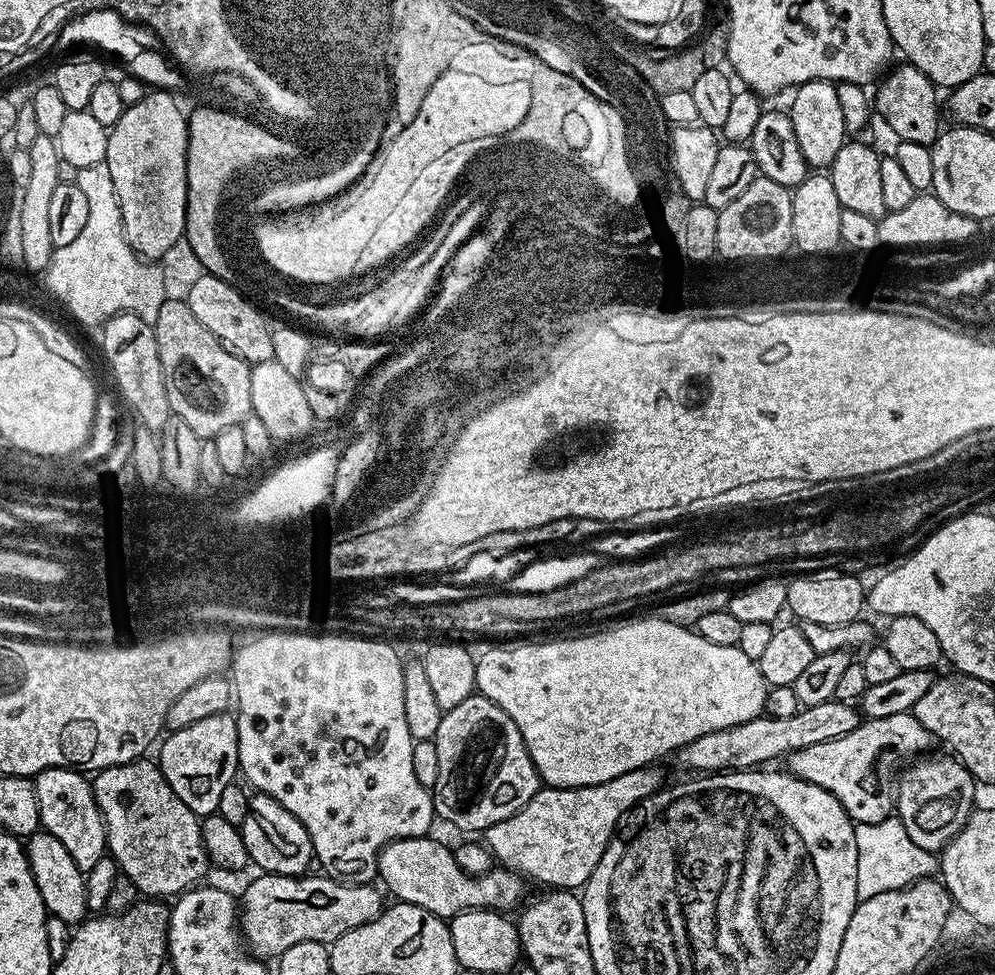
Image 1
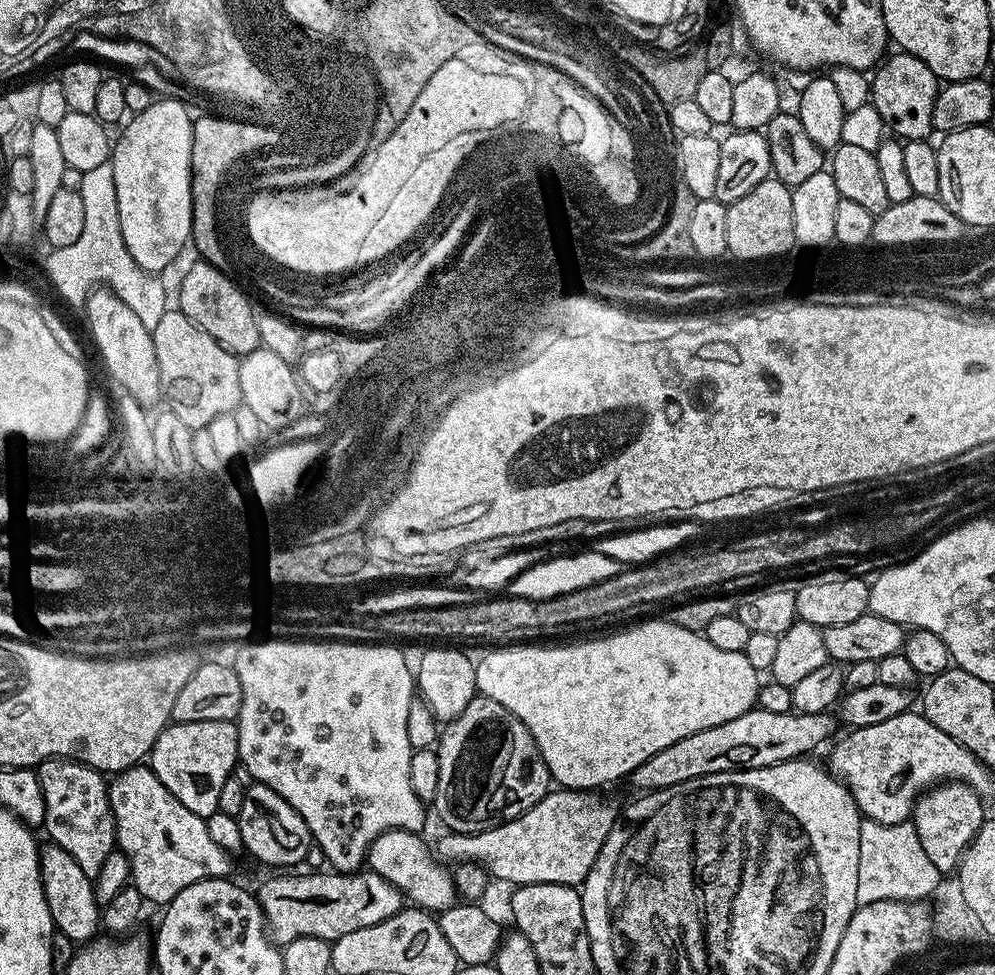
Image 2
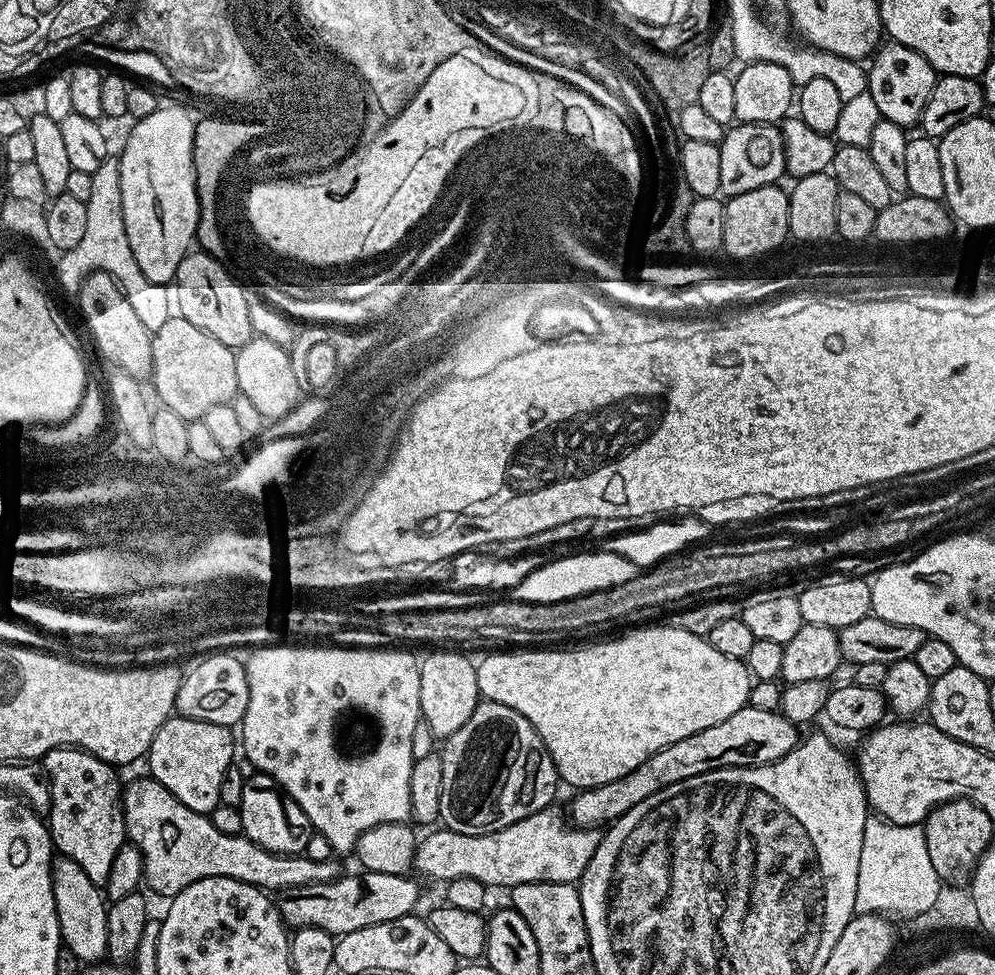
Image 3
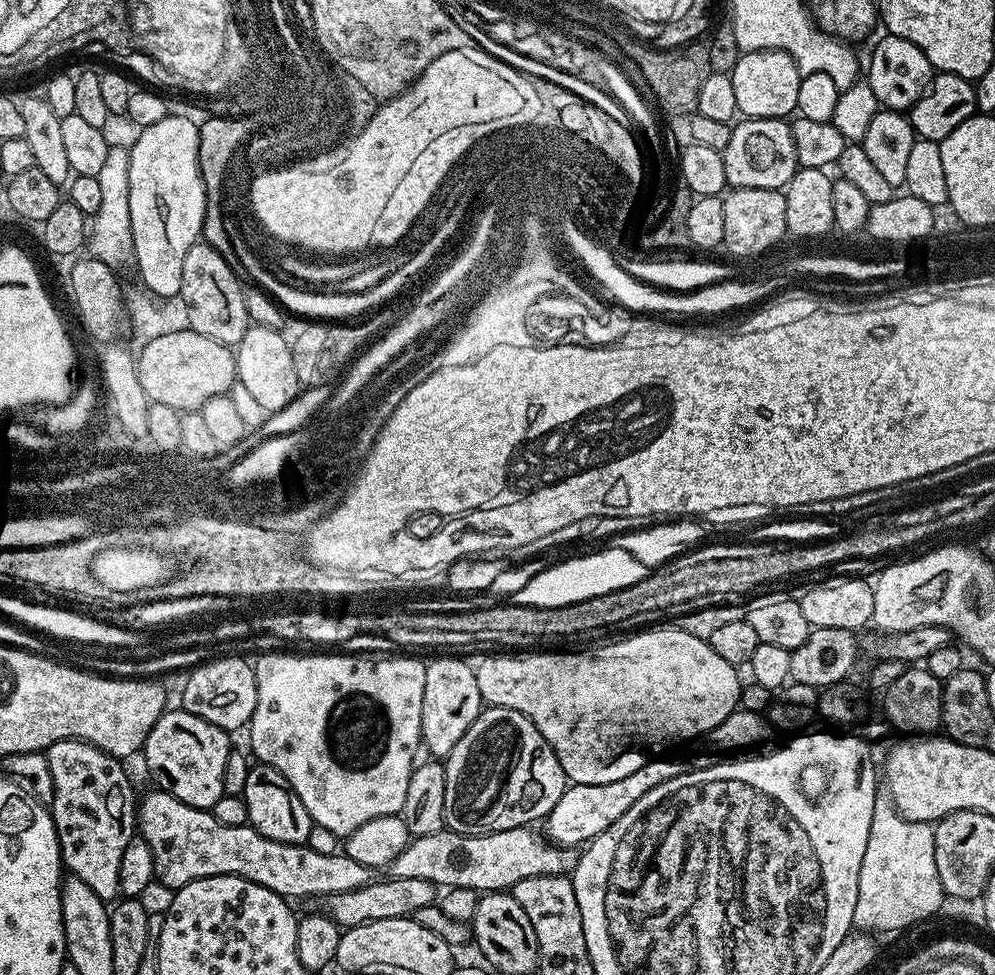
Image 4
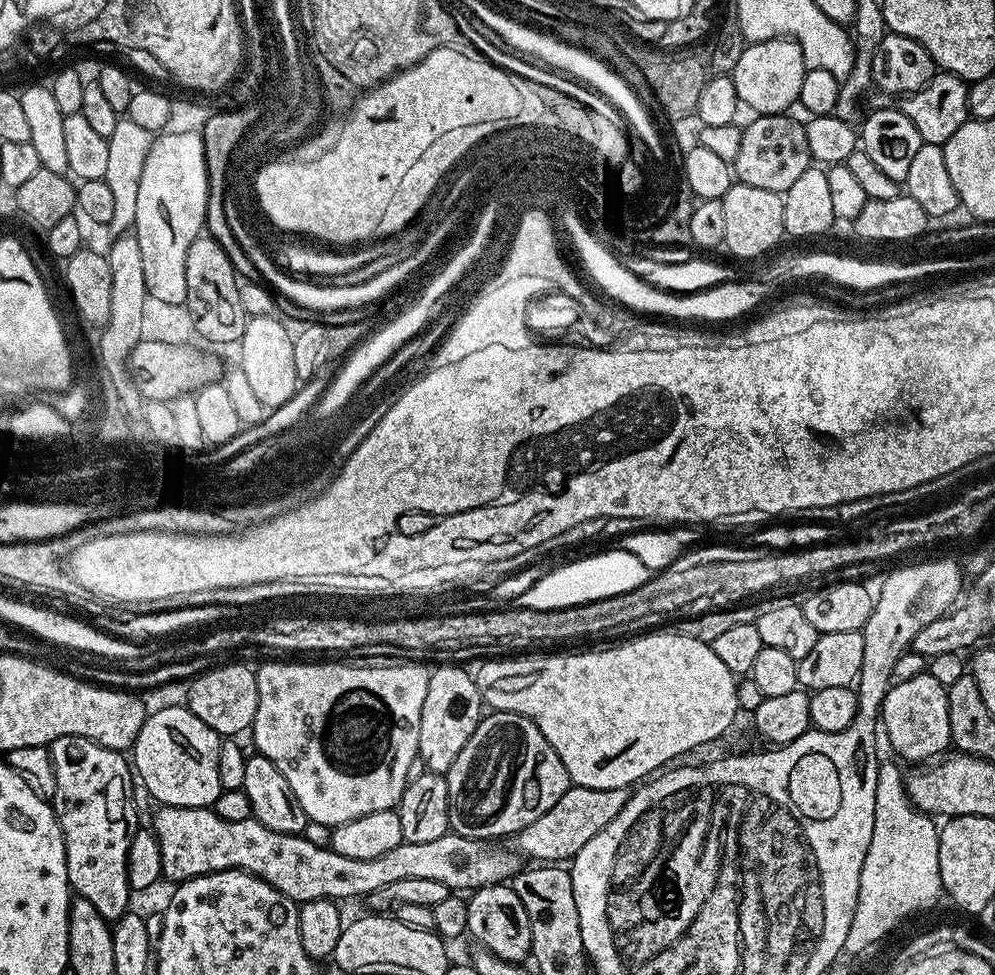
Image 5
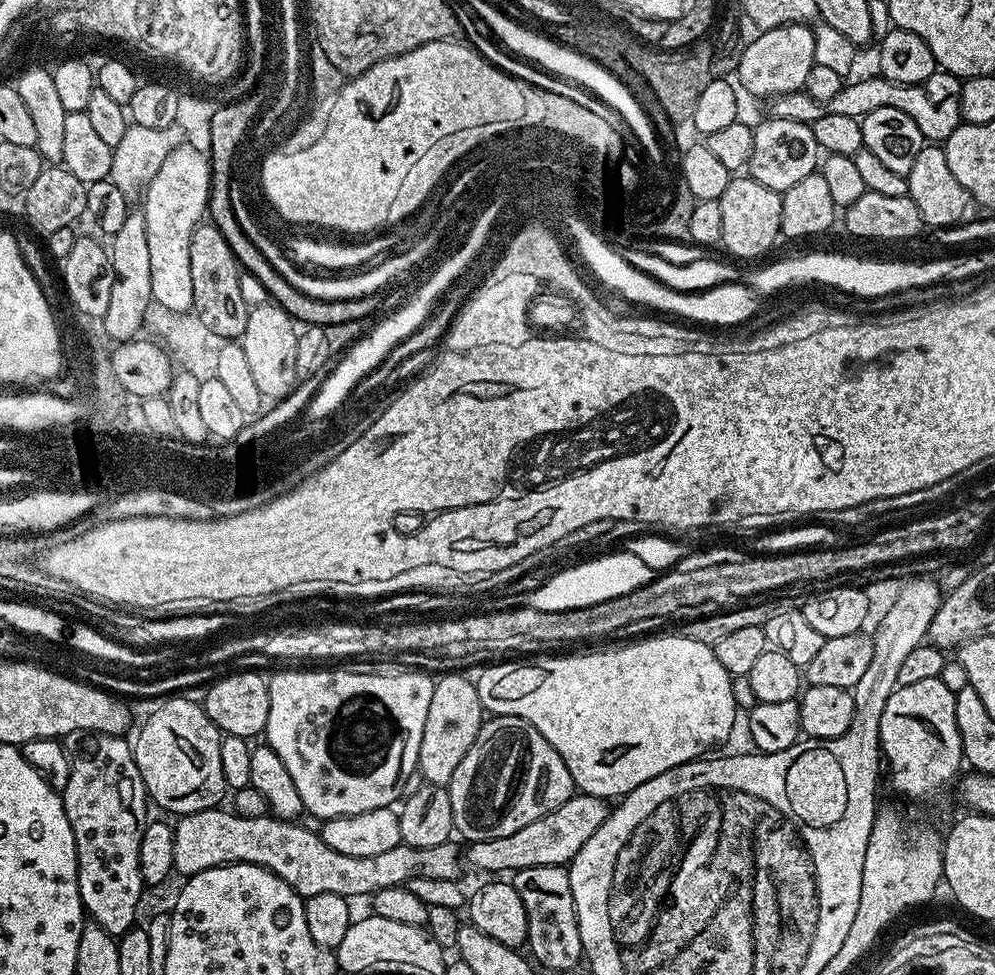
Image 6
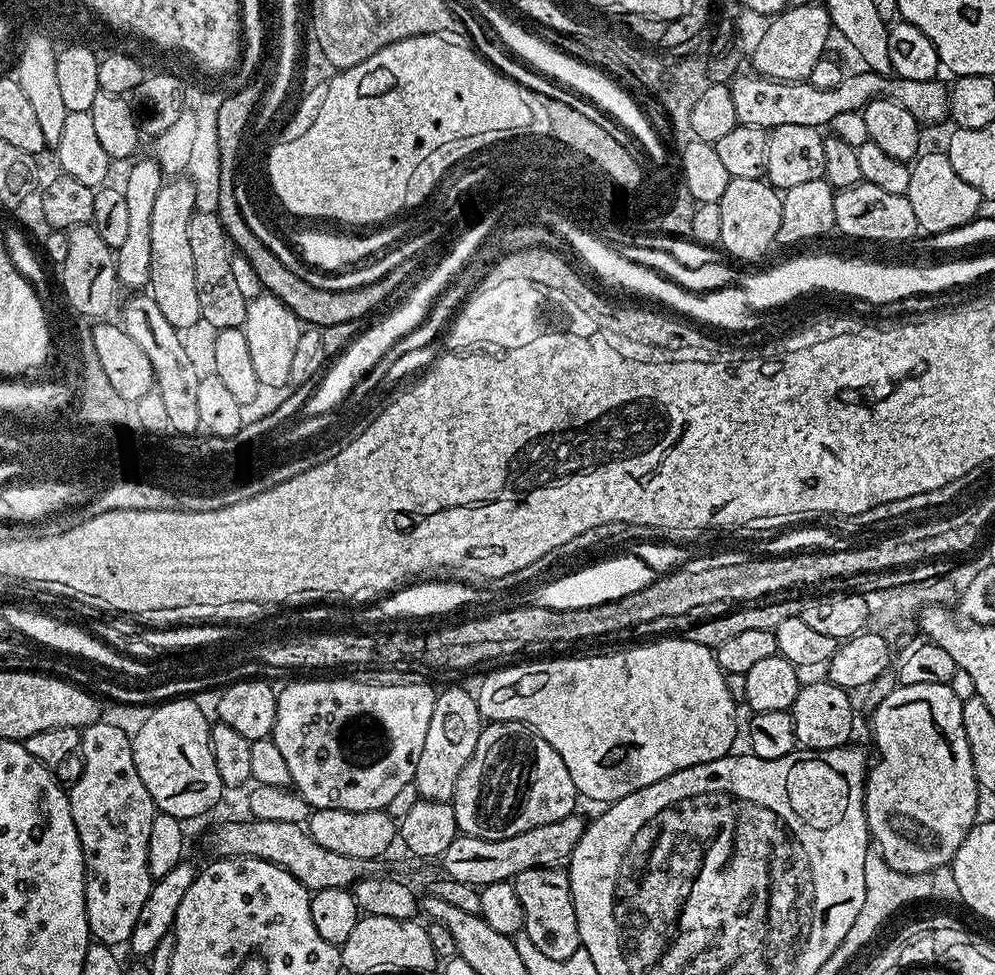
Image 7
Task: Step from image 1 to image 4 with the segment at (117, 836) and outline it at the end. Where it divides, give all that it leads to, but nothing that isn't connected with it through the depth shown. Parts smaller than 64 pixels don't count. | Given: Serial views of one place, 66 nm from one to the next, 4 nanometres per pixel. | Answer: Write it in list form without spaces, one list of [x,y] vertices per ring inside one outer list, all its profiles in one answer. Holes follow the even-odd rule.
[[[152,790],[148,797],[141,799],[138,804],[138,834],[150,846],[150,852],[154,854],[154,870],[156,871],[156,880],[164,883],[168,890],[175,890],[186,886],[190,882],[194,882],[198,878],[210,878],[211,876],[245,876],[250,882],[258,882],[262,886],[266,886],[266,890],[274,890],[274,894],[285,898],[293,898],[292,896],[320,896],[319,898],[327,898],[334,894],[342,894],[346,890],[358,890],[362,886],[371,884],[374,879],[373,869],[362,866],[362,862],[354,862],[354,858],[343,854],[335,856],[332,852],[319,852],[318,849],[312,848],[308,844],[287,844],[286,842],[274,842],[267,840],[262,834],[258,834],[258,830],[254,830],[248,824],[242,826],[222,826],[213,818],[211,811],[195,808],[186,802],[182,802],[178,798],[174,798],[169,792]]]

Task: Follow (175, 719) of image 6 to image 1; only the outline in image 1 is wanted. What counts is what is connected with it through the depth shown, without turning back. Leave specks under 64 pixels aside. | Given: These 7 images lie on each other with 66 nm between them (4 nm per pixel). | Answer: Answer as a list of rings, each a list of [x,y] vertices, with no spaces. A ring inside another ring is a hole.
[[[231,711],[219,712],[210,718],[202,718],[202,722],[194,722],[194,726],[168,732],[163,740],[159,745],[158,763],[170,790],[178,794],[178,798],[197,818],[213,815],[218,798],[222,798],[222,790],[226,790],[226,786],[238,776],[240,763],[235,715]]]

